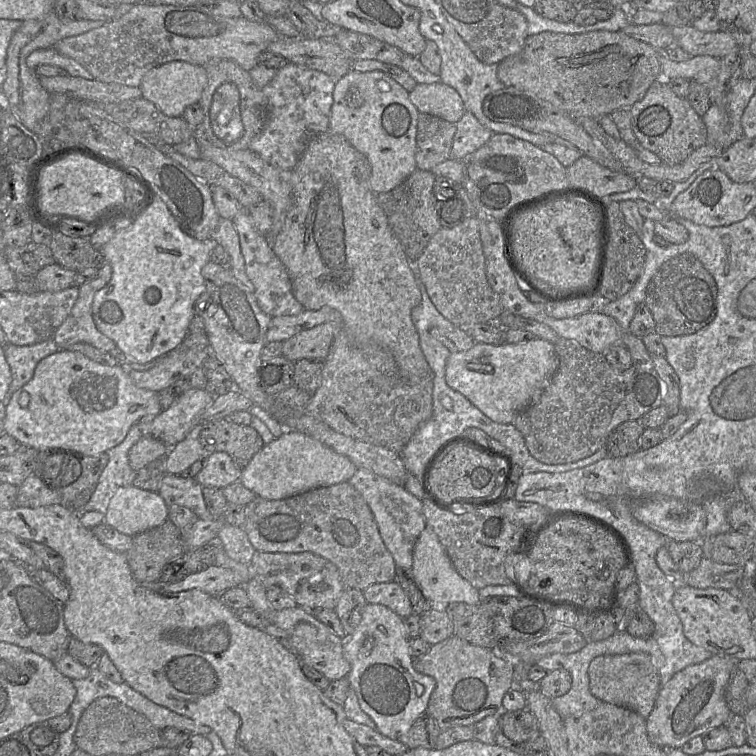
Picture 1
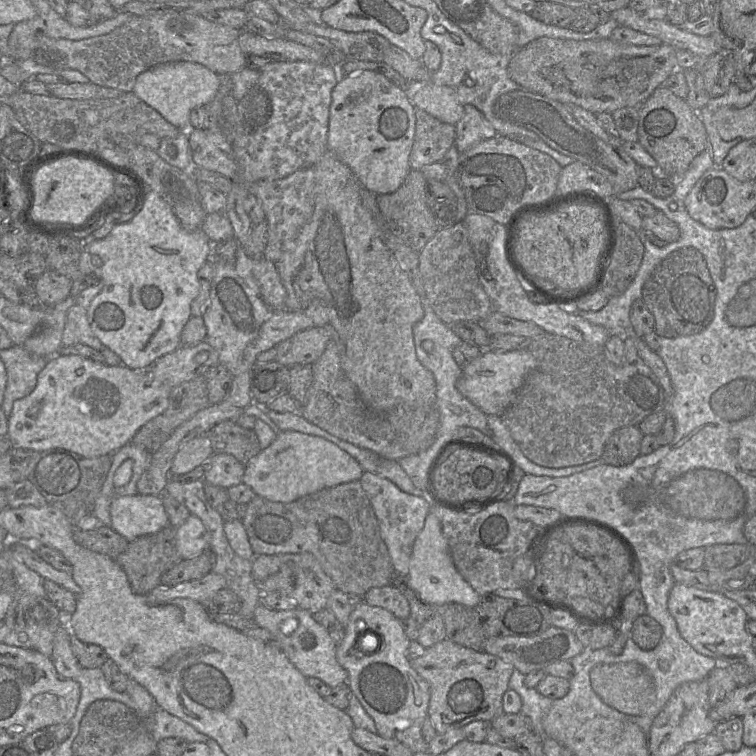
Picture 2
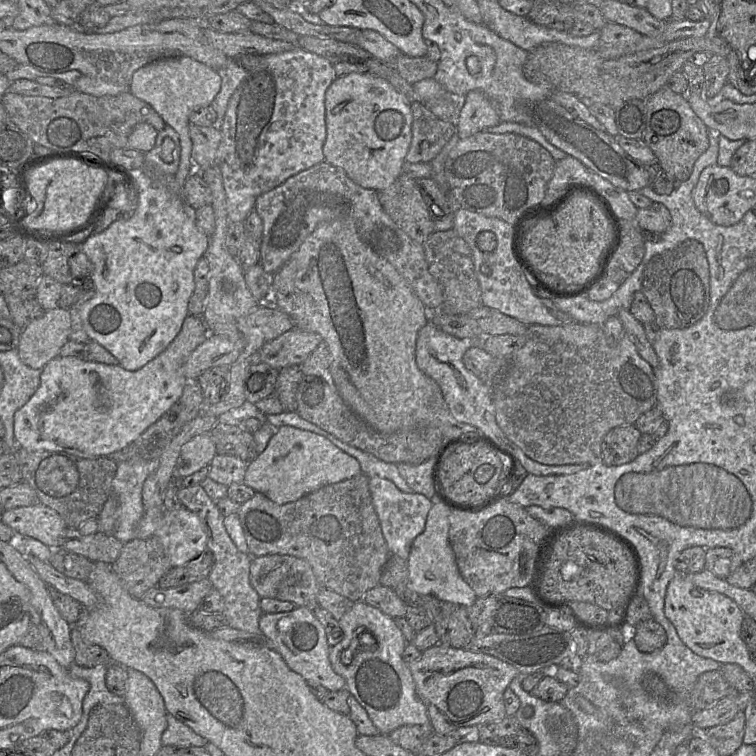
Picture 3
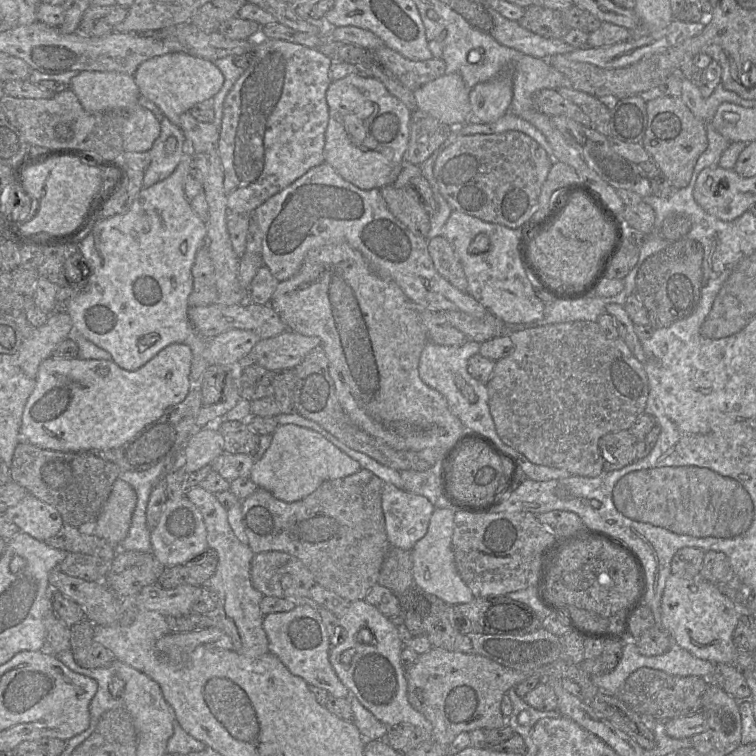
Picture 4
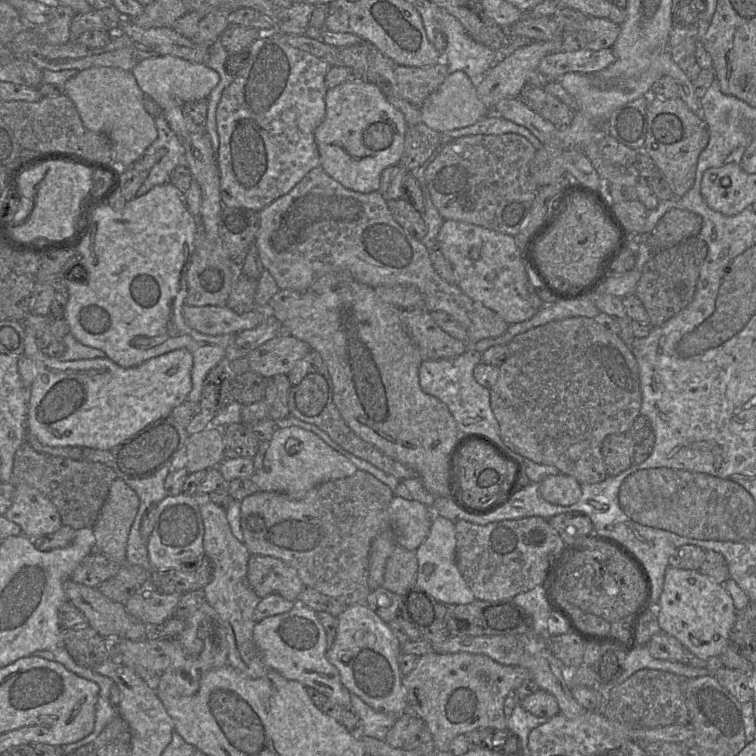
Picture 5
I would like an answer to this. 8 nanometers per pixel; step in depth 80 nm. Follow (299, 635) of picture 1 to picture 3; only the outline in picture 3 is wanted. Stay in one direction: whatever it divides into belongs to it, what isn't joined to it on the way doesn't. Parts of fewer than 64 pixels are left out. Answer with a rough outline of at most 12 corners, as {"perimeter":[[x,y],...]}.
{"perimeter":[[313,608],[263,613],[260,633],[291,670],[328,691],[346,681],[330,664]]}

